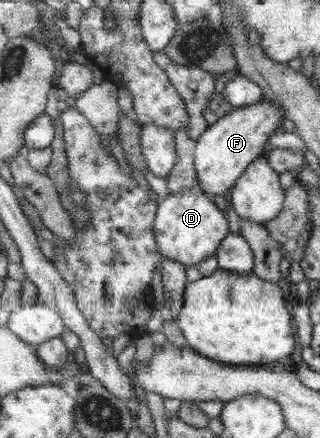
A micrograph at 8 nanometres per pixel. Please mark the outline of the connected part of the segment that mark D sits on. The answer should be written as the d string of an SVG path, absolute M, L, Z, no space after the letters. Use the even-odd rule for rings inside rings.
M194 186L175 195L168 194L159 203L155 237L165 259L192 266L200 264L209 256L215 256L221 242L236 228L234 215L225 217L222 201L211 200L199 186Z

